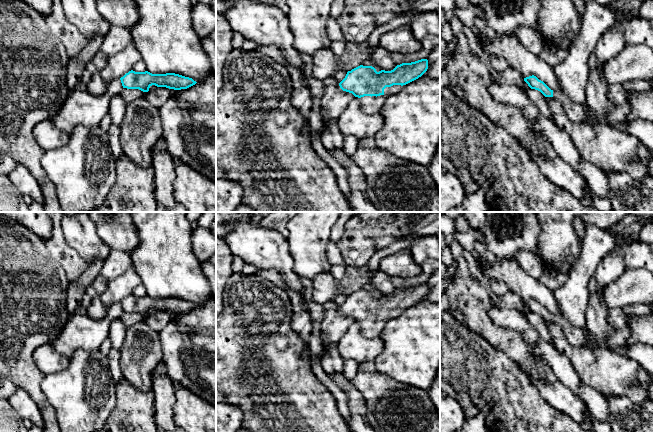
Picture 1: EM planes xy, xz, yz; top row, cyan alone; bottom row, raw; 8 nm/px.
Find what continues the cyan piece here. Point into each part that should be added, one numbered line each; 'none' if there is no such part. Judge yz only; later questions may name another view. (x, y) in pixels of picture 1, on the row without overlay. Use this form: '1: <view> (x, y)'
1: yz (576, 336)

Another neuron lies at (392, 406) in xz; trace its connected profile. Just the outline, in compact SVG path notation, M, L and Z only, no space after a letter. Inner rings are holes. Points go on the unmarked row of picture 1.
M373 361L359 363L356 377L351 381L367 405L367 419L375 432L440 432L440 415L430 400L428 391L400 383L379 373Z

